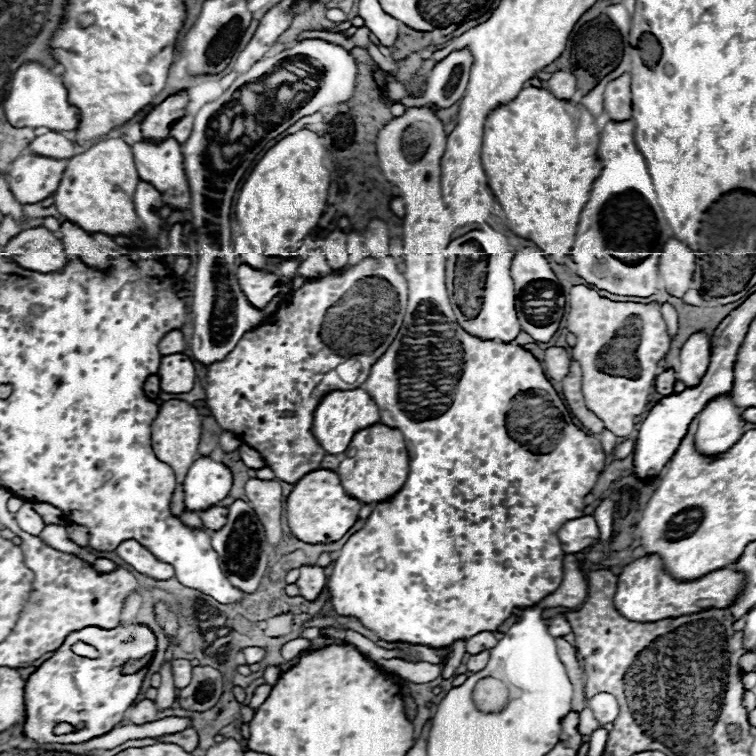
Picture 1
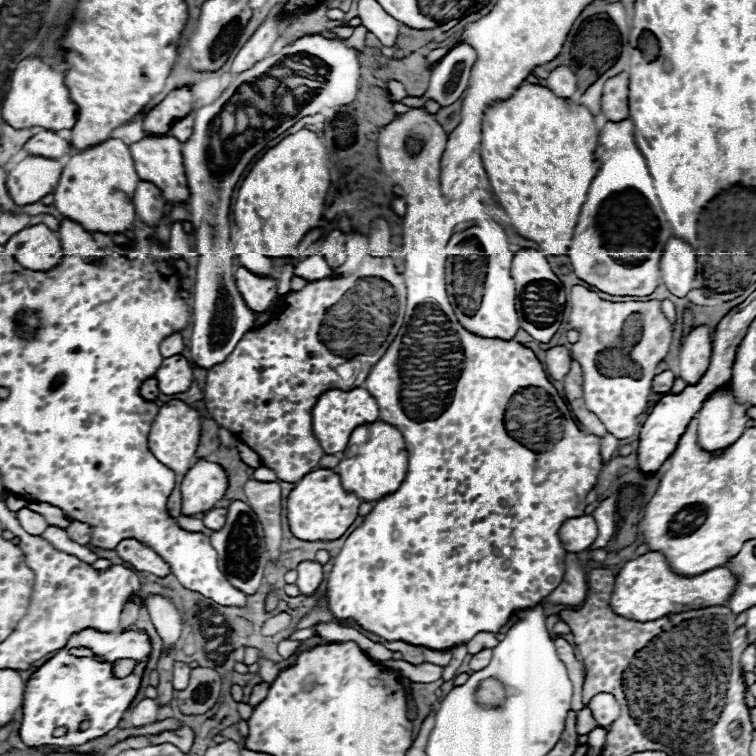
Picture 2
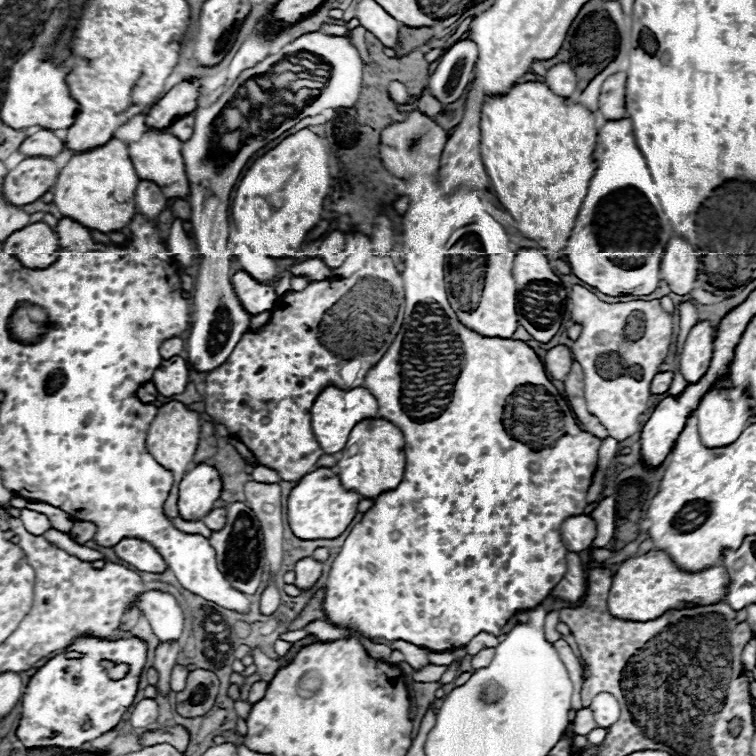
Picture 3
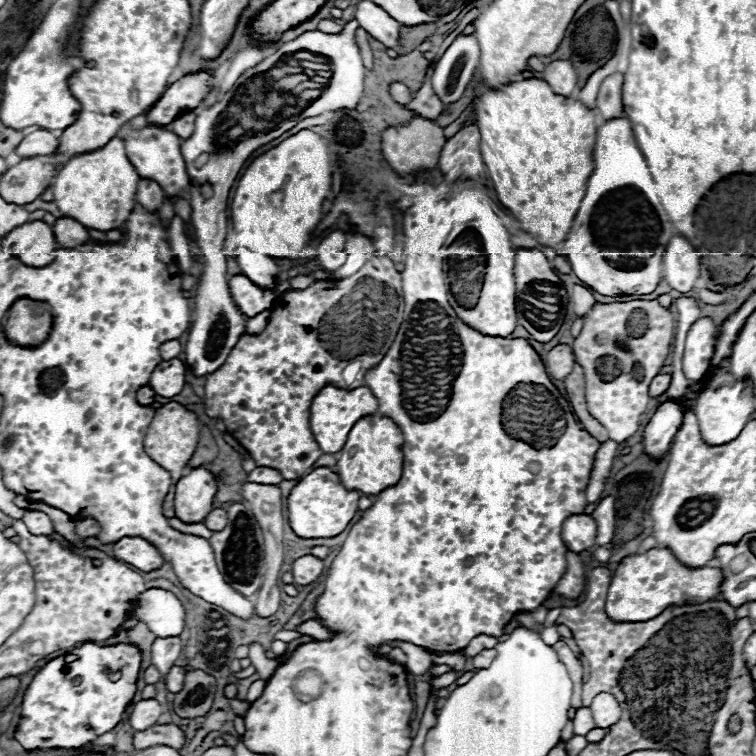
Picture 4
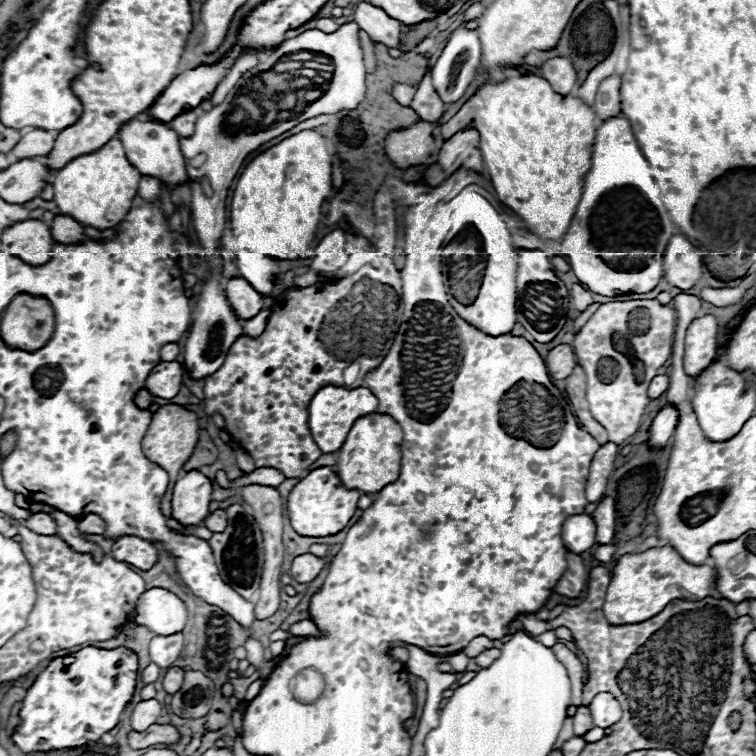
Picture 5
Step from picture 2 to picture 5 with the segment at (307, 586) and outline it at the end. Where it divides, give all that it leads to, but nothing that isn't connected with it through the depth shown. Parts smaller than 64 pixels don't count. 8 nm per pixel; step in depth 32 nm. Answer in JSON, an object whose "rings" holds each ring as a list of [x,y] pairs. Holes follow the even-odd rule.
{"rings":[[[302,554],[302,556],[296,556],[292,560],[292,568],[290,568],[290,576],[300,582],[300,584],[306,584],[306,582],[312,582],[324,568],[324,560],[318,558],[318,556],[312,556],[312,554]]]}

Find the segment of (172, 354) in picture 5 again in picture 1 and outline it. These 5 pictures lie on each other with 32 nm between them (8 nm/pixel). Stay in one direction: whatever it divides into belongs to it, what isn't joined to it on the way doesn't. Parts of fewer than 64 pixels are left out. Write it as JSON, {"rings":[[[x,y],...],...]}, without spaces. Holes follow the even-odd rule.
{"rings":[[[176,328],[176,330],[168,332],[168,336],[164,336],[164,340],[160,340],[158,350],[160,350],[162,356],[170,356],[170,354],[184,352],[184,350],[186,350],[186,340],[184,340],[182,330]]]}

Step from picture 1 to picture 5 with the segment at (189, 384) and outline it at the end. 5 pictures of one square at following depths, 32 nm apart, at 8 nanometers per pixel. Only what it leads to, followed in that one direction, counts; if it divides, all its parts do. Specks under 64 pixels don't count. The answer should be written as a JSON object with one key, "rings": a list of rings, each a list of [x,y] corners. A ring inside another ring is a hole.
{"rings":[[[178,360],[160,362],[148,376],[146,388],[160,398],[174,398],[182,388],[184,366]]]}

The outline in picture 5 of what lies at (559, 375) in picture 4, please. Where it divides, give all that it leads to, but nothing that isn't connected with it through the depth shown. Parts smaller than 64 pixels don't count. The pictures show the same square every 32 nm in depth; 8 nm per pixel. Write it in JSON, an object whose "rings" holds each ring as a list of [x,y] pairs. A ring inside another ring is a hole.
{"rings":[[[560,344],[556,348],[552,348],[546,356],[546,370],[552,378],[556,380],[564,380],[572,374],[574,366],[576,366],[576,354],[572,350],[572,346],[568,344]]]}

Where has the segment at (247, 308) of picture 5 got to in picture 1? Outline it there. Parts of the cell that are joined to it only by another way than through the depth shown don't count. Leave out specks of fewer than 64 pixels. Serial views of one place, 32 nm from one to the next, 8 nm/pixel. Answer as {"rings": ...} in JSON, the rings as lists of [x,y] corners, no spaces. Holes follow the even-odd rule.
{"rings":[[[242,264],[236,276],[242,292],[248,296],[250,304],[256,308],[264,308],[274,296],[280,294],[280,284],[278,284],[280,278],[274,276],[272,272],[262,272],[248,264]]]}

